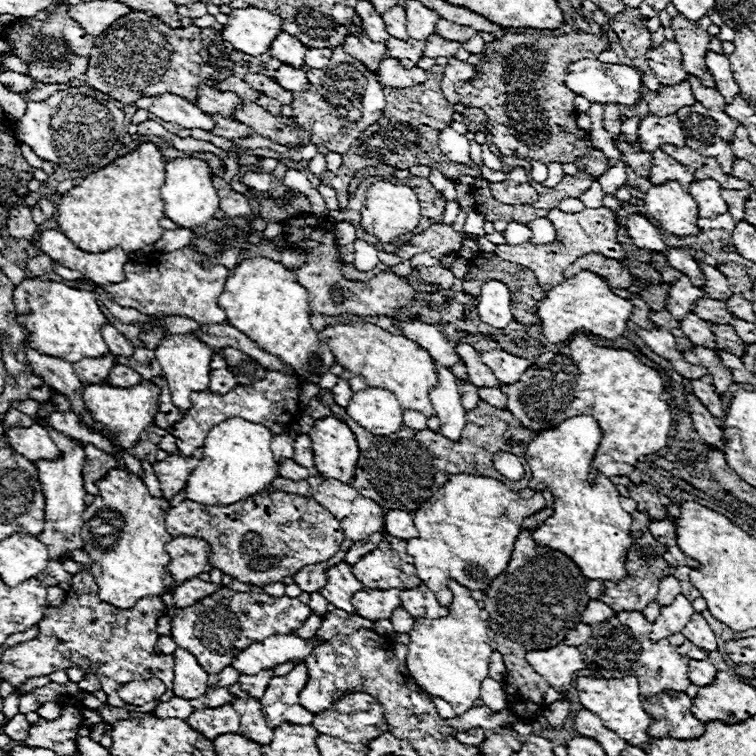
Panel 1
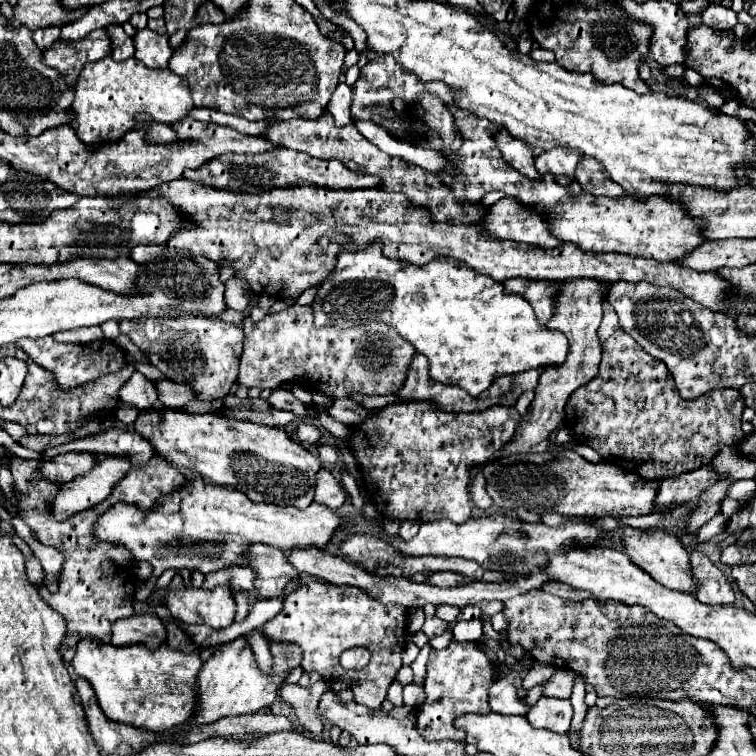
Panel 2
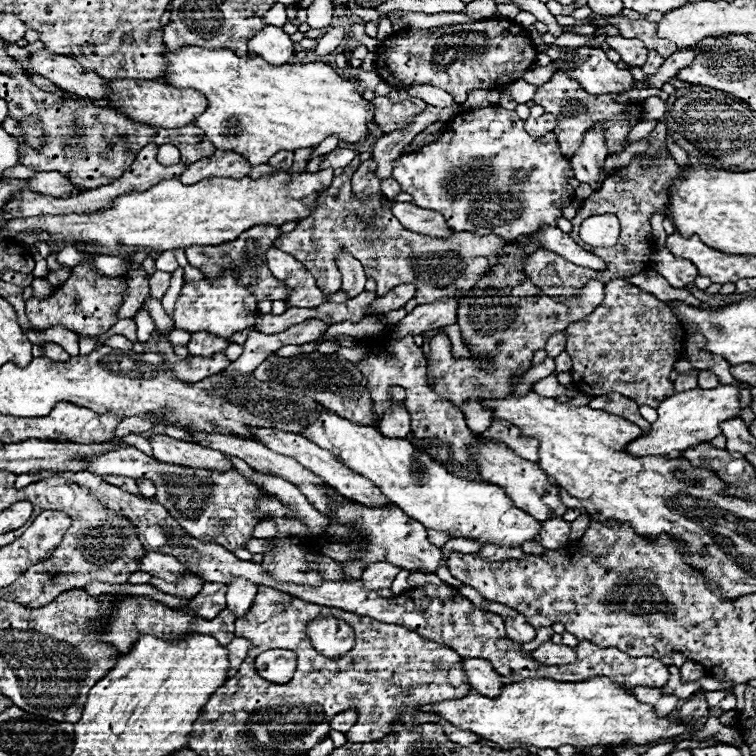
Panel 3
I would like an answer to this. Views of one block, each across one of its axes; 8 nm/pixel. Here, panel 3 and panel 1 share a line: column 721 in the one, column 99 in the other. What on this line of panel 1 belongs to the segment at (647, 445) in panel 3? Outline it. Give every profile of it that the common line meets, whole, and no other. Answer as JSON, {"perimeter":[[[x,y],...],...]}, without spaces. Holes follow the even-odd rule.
{"perimeter":[[[144,380],[138,386],[132,388],[112,388],[112,386],[104,386],[104,384],[90,384],[84,388],[82,392],[82,400],[84,406],[88,408],[92,420],[104,424],[104,428],[108,428],[108,438],[112,438],[116,442],[116,446],[128,450],[138,442],[138,436],[142,430],[146,430],[146,426],[150,426],[154,422],[156,410],[158,410],[158,394],[160,390]]]}

